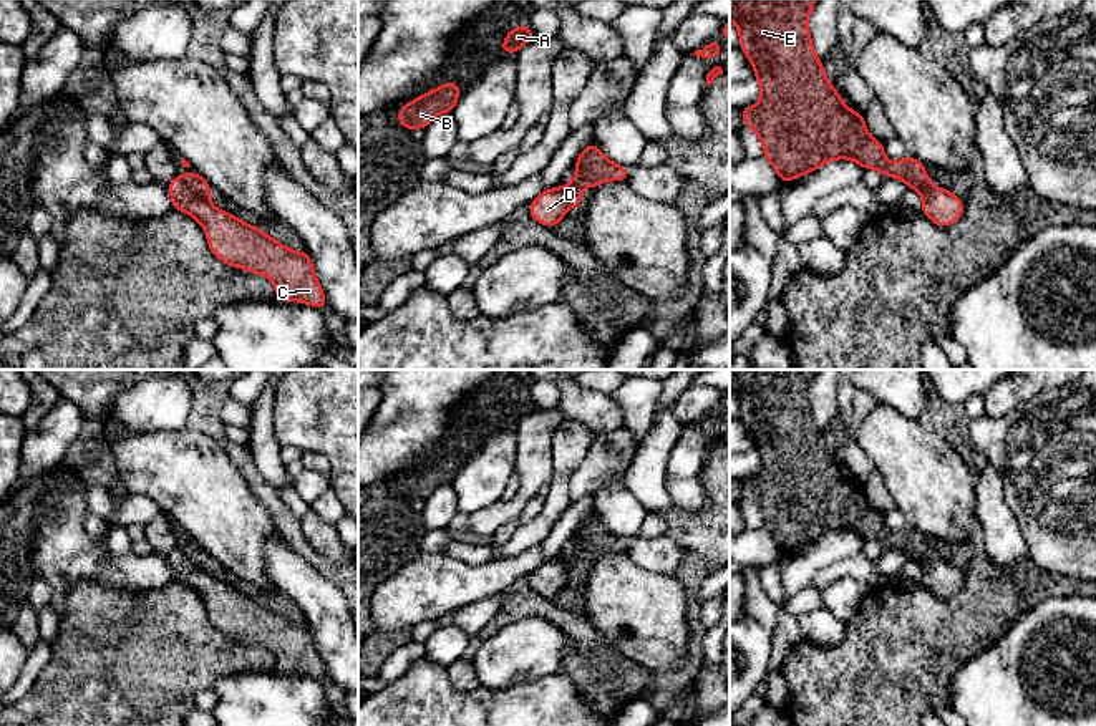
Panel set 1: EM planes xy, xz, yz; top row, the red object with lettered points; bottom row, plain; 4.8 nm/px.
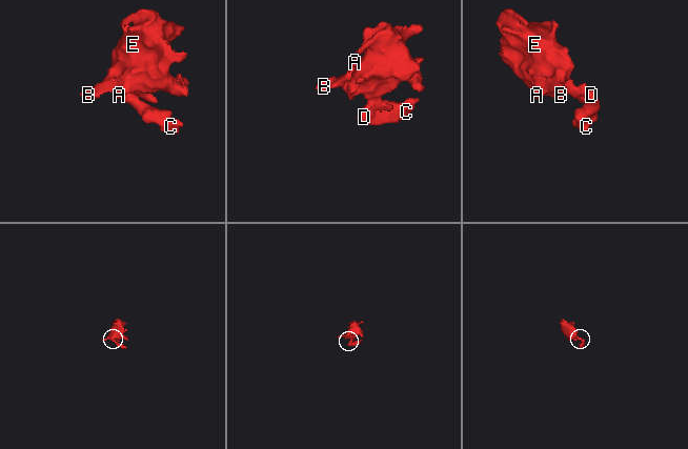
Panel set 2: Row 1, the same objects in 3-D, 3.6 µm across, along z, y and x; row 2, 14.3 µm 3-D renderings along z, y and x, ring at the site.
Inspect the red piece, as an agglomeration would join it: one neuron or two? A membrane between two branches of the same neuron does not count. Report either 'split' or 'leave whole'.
leave whole

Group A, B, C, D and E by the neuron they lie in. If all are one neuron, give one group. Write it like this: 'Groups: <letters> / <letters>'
Groups: A B C D E

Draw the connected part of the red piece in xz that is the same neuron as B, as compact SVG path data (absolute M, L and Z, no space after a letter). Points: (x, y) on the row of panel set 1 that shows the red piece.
M449 81L436 90L406 103L398 111L398 123L410 131L424 129L436 116L453 113L461 90L458 81Z

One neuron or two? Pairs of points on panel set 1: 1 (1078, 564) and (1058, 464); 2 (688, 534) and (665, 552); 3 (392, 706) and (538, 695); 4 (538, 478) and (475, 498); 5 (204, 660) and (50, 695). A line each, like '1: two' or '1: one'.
1: one
2: two
3: one
4: two
5: one

